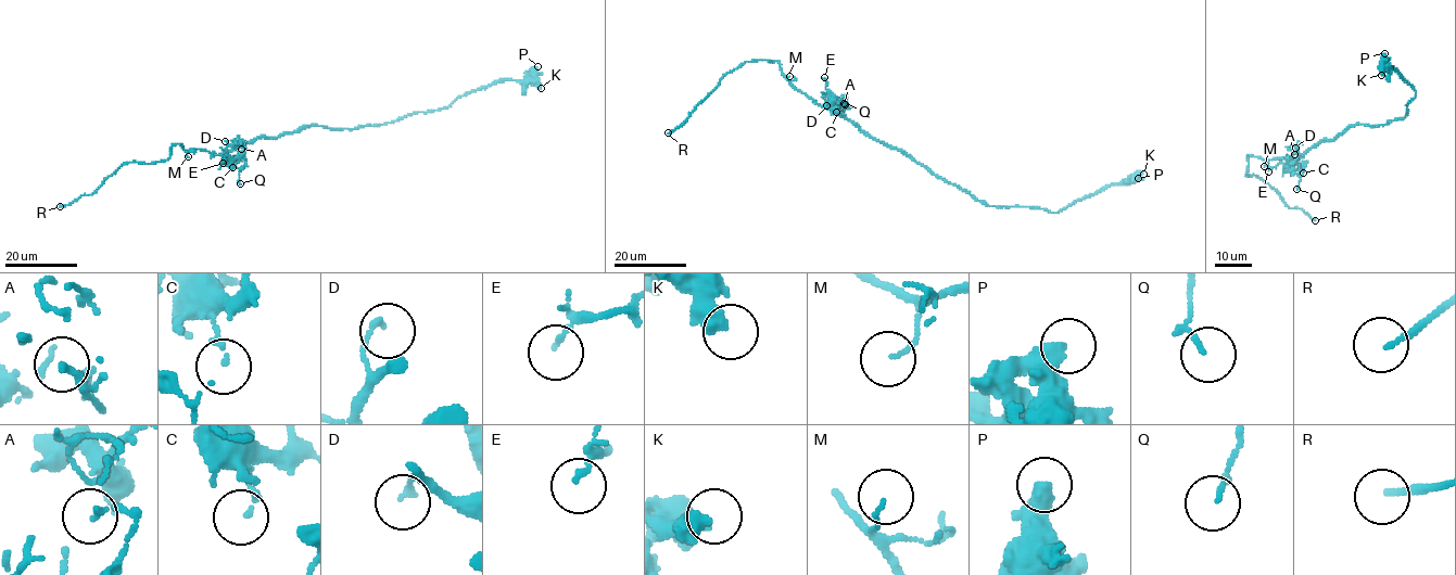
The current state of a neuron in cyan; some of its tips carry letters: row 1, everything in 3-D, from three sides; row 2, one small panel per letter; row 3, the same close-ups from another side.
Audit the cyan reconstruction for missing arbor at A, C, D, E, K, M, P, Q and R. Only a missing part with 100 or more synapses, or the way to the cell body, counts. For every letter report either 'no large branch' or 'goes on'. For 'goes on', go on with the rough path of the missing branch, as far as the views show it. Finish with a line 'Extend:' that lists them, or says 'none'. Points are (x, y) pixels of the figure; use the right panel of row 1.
A: no large branch
C: no large branch
D: no large branch
E: no large branch
K: no large branch
M: no large branch
P: no large branch
Q: no large branch
R: goes on
Extend: R

